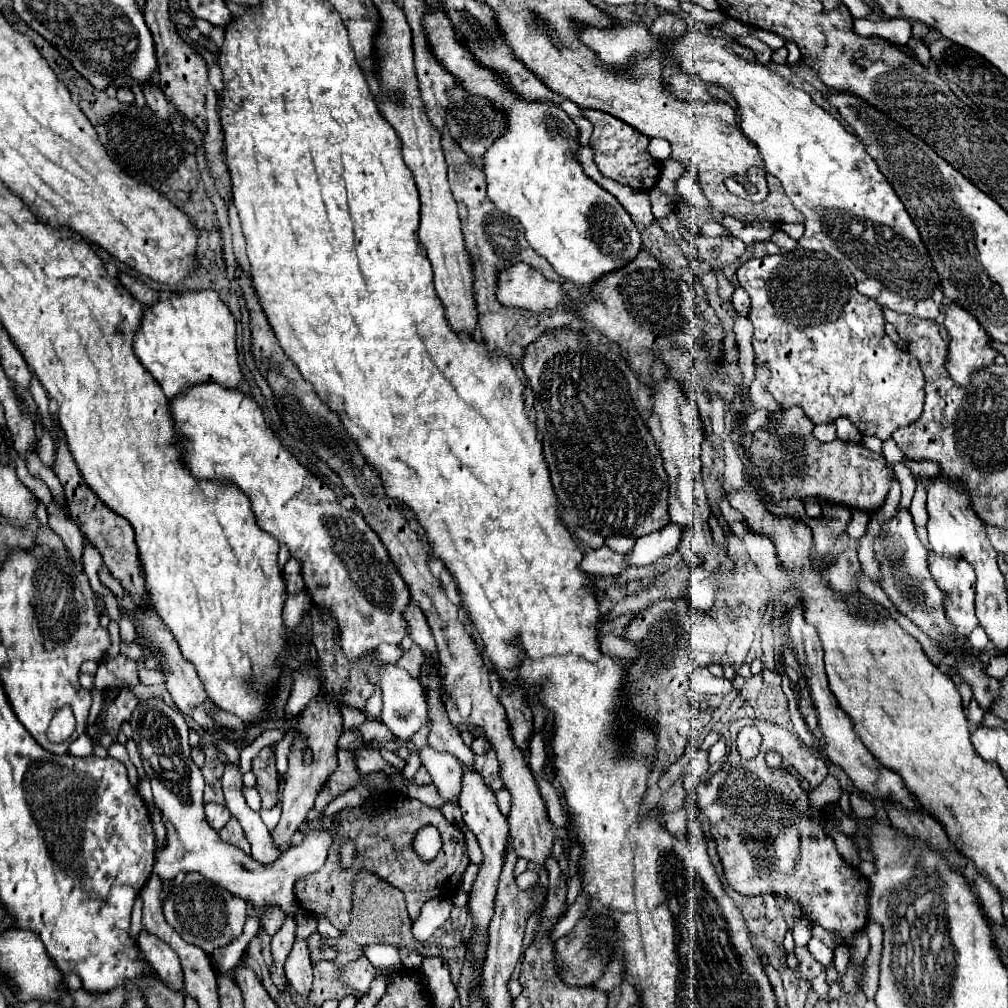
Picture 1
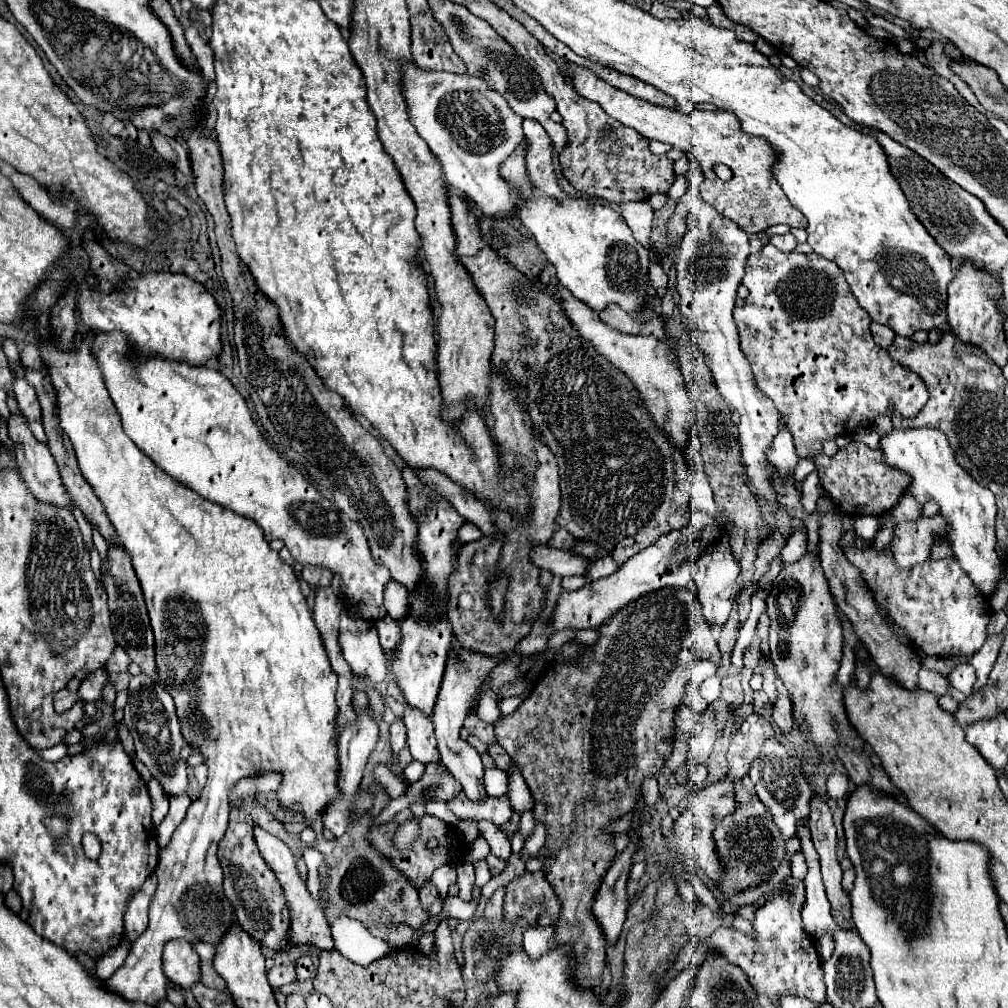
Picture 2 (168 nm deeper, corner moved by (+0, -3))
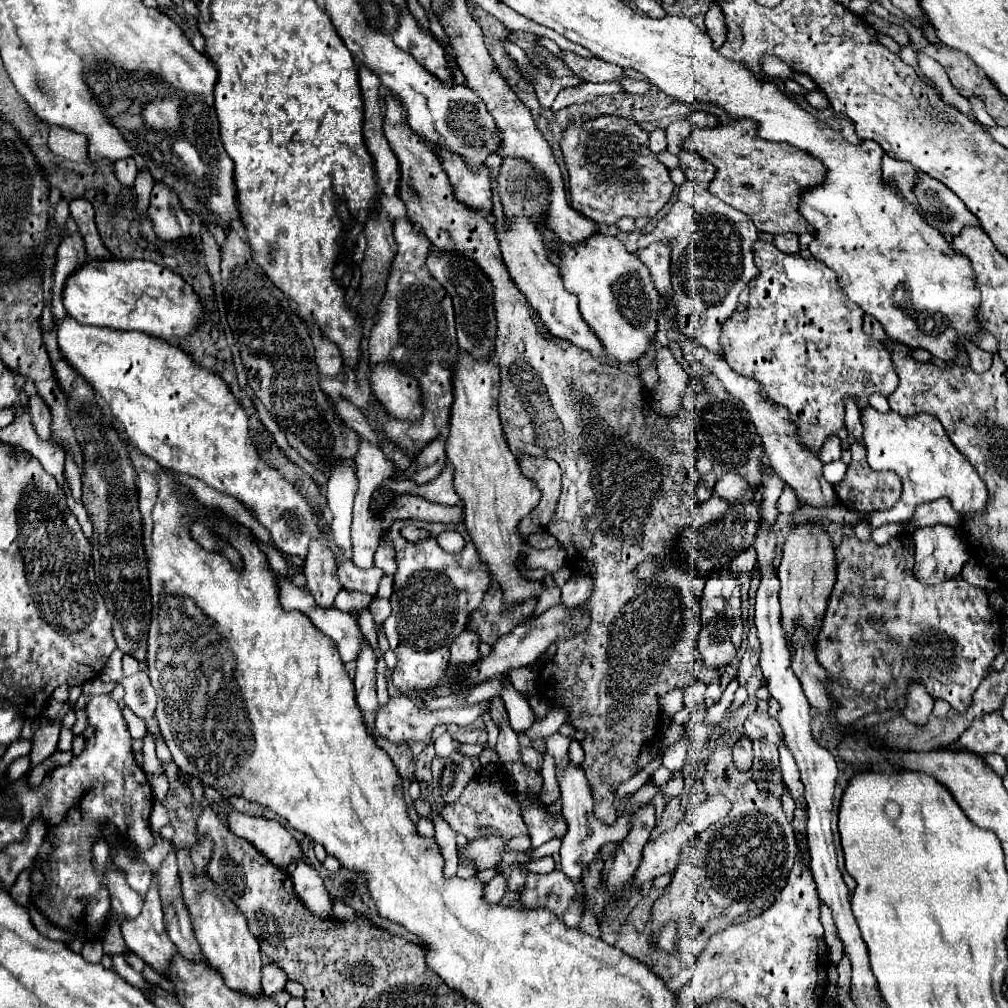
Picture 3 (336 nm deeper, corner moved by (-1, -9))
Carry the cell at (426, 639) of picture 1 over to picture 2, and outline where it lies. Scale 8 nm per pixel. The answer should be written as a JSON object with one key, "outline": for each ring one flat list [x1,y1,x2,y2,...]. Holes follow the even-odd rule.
{"outline":[[389,581,385,587,385,609,387,613,397,621,405,617,405,609,407,609,407,589,397,583,397,581]]}

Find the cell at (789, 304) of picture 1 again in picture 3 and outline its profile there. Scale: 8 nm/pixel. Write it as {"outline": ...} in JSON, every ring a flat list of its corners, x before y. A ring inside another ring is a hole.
{"outline":[[756,241,752,249,756,253,756,267,760,269,760,275,748,285,750,301,746,311,734,313,724,323,720,335,724,357,736,373,760,383,760,395,766,401,772,401,790,413,790,419,798,429,798,443,816,455,824,441,844,427,846,397,854,399,858,409,866,409,870,395,880,393,888,397,894,393,898,377,892,369,888,351,862,331,864,311,856,303,848,301,832,269,824,267,824,263,816,259,784,255,774,247,774,243]]}

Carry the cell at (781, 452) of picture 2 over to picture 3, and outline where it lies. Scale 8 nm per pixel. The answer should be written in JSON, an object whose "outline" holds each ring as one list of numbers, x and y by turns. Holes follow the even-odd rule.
{"outline":[[786,485,784,493,780,495,780,513,784,513,784,511,794,511,794,509,798,509,798,505,800,505,800,499,796,497,794,489,792,489,790,485]]}

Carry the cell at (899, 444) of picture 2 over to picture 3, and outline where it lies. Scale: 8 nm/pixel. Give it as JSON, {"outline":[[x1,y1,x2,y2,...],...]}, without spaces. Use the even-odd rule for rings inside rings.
{"outline":[[872,407,862,413,863,444,868,451,868,465,876,471,894,471,902,481,902,497,900,501,886,511,872,513,872,527,884,523,906,521,916,505,928,503,940,497,948,497,952,507,968,519,972,513,986,511,988,491,984,481,978,477,976,469,960,455,960,451,948,439,942,423,932,415,916,415,916,417,900,417,898,413,878,413]]}

